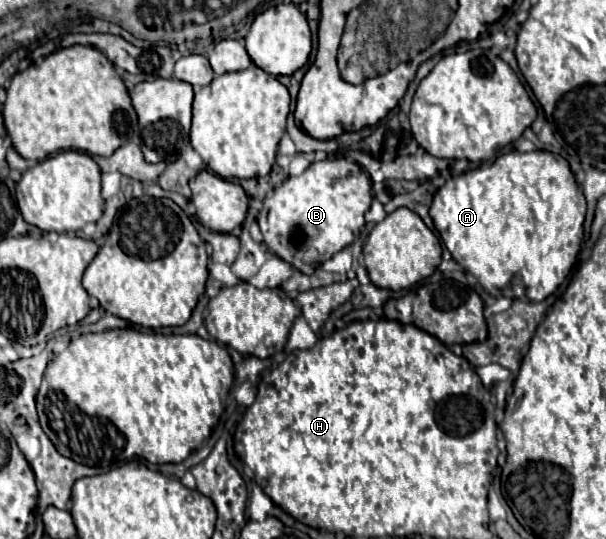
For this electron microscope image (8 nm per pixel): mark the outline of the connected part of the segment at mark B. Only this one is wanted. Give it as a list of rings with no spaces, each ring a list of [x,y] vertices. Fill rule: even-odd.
[[[327,157],[325,161],[315,161],[309,165],[309,169],[297,177],[289,177],[283,181],[271,195],[265,197],[263,209],[257,215],[257,223],[263,233],[265,245],[283,261],[299,269],[301,273],[311,275],[323,261],[333,257],[343,247],[351,245],[355,239],[355,233],[365,225],[365,209],[371,205],[371,179],[365,171],[347,157]]]

